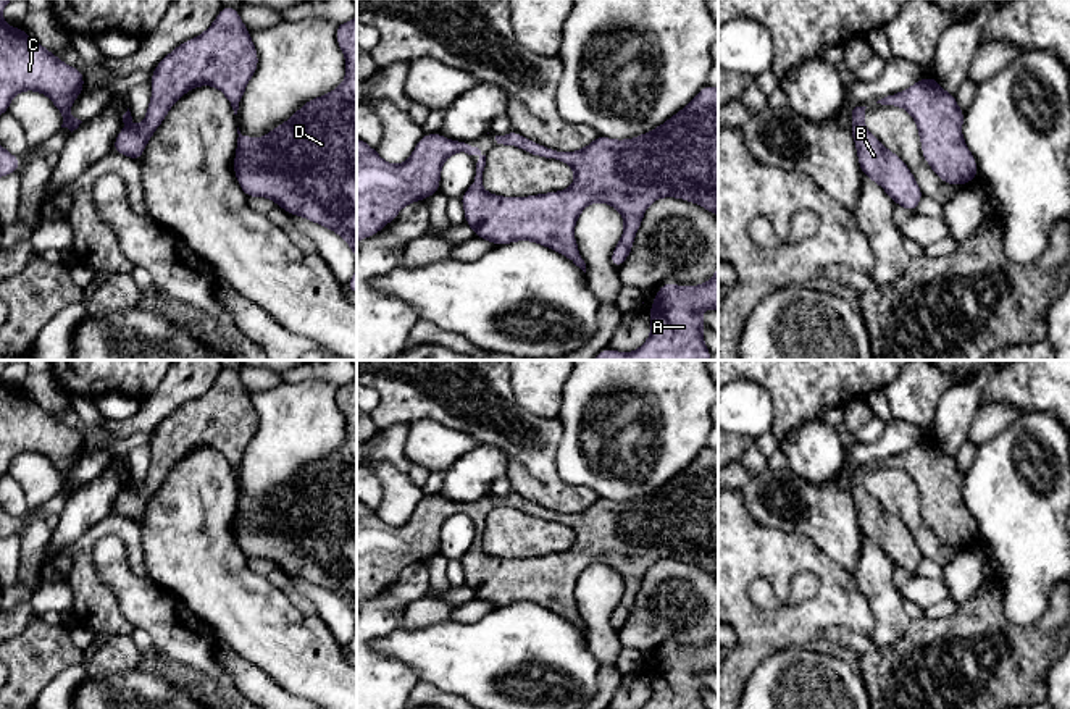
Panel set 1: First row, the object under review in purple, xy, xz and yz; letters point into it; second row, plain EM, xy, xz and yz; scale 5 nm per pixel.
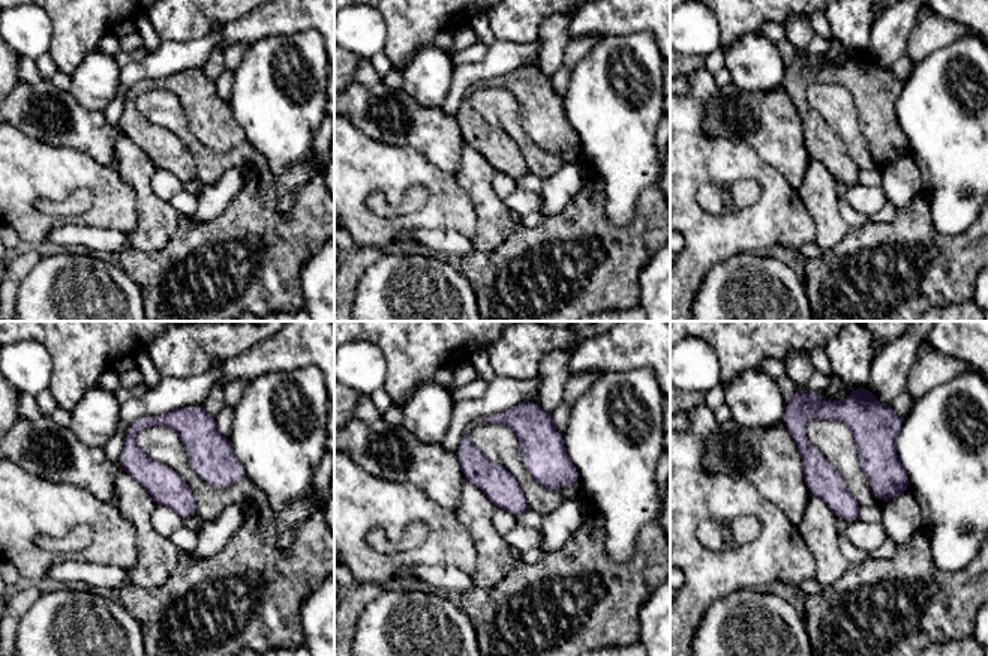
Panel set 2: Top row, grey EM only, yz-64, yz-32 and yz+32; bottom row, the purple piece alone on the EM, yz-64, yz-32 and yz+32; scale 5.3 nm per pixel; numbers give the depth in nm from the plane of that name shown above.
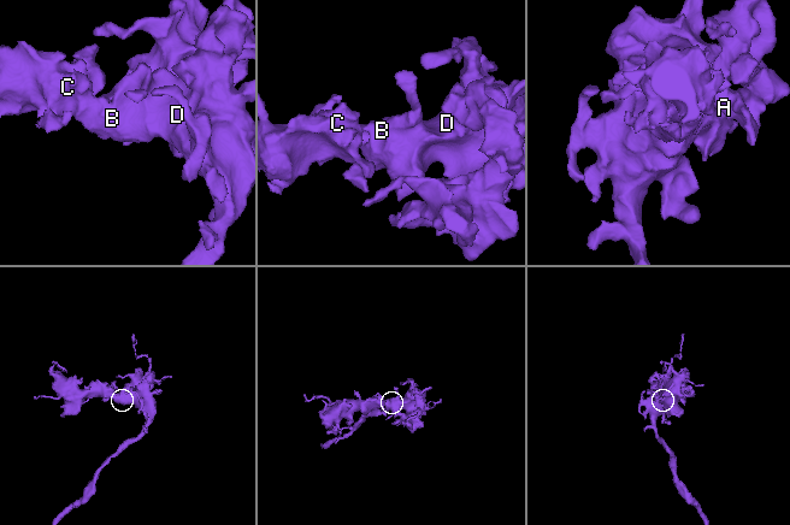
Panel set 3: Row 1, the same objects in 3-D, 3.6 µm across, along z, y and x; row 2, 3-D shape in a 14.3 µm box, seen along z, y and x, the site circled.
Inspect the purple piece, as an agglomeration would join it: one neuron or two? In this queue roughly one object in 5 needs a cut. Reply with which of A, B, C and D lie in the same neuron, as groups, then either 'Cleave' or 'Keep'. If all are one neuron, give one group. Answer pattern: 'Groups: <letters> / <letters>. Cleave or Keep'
Groups: A B C D. Keep

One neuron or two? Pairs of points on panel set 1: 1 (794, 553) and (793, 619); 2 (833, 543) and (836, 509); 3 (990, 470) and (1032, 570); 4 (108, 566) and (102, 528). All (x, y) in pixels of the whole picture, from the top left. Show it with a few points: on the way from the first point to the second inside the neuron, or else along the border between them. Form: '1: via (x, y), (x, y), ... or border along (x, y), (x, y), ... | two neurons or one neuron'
1: via (814, 566), (823, 575), (823, 596), (812, 608) | one neuron
2: via (833, 535), (833, 517) | one neuron
3: via (1014, 495), (1020, 501), (1022, 528), (1028, 546) | one neuron
4: border along (117, 535), (107, 535), (94, 545), (96, 574) | two neurons

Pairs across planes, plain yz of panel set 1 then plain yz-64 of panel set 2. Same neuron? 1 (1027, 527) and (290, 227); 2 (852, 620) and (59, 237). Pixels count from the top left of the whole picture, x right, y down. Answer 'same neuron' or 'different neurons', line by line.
1: different neurons
2: different neurons

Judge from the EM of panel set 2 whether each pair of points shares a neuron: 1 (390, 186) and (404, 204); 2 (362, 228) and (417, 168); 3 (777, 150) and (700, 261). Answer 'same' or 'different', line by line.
1: different
2: same
3: different

